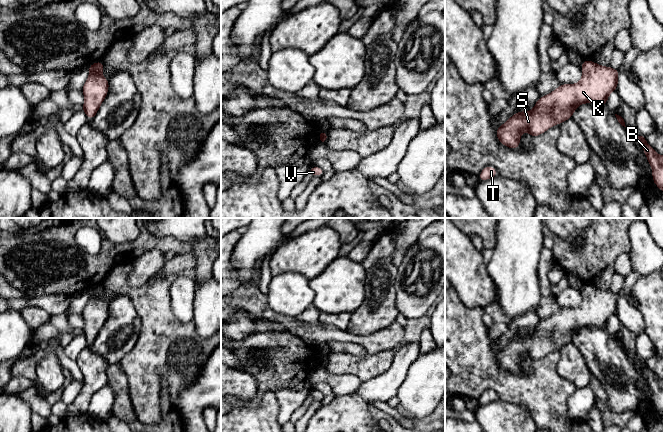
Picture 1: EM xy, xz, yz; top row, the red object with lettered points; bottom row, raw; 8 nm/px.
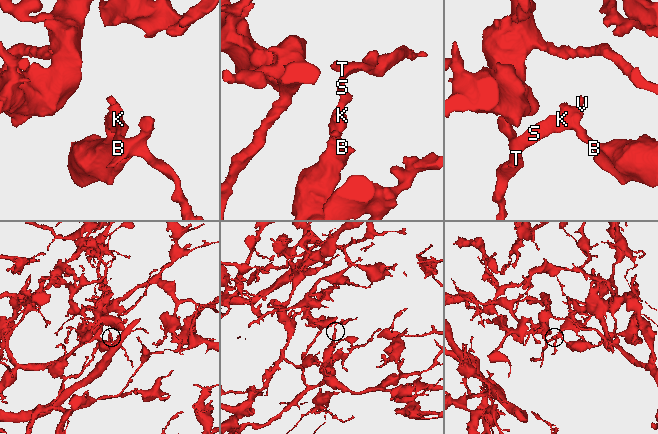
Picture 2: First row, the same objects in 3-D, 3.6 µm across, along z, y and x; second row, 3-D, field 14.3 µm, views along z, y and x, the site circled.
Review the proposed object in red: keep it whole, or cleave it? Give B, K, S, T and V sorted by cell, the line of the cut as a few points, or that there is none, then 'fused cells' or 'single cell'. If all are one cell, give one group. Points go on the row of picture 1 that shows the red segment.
B K S T V | no cut | single cell

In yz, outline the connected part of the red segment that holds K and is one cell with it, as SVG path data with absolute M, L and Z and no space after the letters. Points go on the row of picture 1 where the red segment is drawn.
M583 60L580 68L582 79L578 83L560 84L550 94L541 96L532 111L519 111L500 125L496 131L500 143L518 149L525 130L535 138L550 127L572 119L581 104L605 106L609 94L617 91L620 69L601 66L591 60Z

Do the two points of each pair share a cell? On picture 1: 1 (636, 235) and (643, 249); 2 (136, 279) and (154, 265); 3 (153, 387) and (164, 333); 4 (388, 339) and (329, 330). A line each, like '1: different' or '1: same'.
1: same
2: same
3: same
4: same

